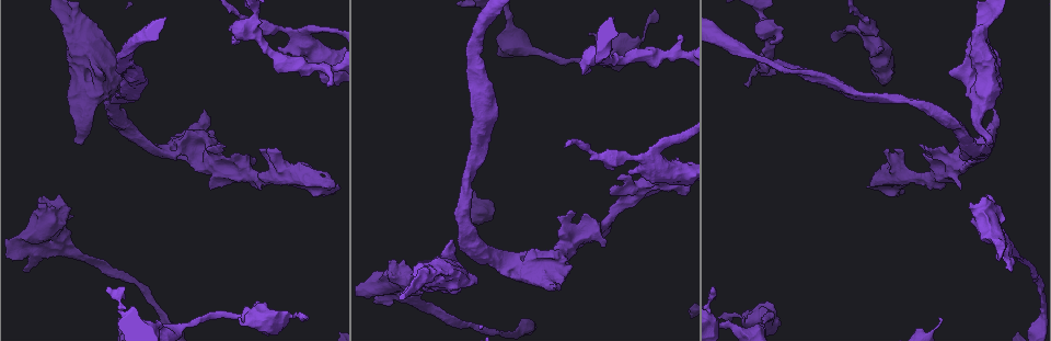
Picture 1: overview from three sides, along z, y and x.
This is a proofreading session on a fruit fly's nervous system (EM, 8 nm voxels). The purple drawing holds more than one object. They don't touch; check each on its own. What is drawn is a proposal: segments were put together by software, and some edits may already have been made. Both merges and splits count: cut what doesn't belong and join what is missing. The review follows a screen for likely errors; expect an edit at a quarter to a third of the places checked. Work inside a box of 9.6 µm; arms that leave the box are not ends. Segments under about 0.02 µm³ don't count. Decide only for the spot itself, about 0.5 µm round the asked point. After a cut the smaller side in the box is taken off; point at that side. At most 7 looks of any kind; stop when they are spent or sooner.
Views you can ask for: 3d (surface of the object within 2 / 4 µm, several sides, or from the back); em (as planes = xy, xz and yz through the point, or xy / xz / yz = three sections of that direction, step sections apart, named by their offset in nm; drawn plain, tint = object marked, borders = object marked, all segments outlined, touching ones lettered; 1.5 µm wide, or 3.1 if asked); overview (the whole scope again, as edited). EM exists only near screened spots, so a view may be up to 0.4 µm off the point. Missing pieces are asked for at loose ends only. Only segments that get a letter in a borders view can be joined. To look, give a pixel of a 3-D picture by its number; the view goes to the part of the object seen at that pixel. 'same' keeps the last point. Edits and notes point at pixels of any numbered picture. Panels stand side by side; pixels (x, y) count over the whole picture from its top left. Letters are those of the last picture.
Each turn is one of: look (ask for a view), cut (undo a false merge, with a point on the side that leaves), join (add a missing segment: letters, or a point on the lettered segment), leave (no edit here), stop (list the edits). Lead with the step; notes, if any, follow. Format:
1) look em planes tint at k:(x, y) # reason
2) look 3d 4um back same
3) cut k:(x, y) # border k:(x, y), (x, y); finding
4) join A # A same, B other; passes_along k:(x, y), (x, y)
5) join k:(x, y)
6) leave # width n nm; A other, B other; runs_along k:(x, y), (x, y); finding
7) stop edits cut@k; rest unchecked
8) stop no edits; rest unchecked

look 3d 4um at 1:(537, 251) # an open end

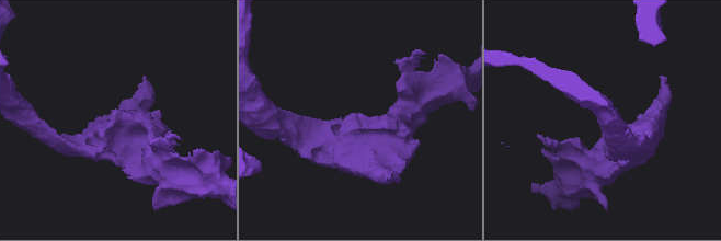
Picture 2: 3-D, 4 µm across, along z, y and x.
look em planes borders at 2:(358, 117)

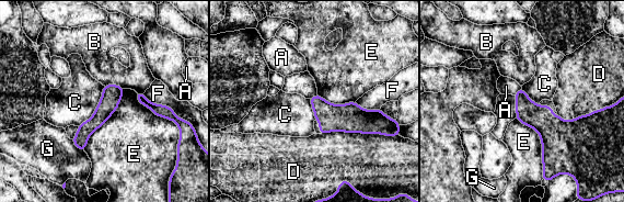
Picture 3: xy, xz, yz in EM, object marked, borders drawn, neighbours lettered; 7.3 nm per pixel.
leave # A other, B other, C other, D other, E other, F other, G other; none of them fits

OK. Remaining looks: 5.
look em planes borders at 1:(469, 168) # a fork

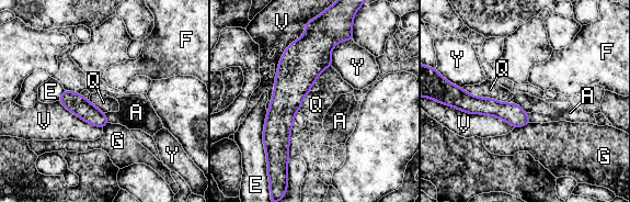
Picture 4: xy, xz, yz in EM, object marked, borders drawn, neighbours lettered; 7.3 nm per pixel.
leave # longest_contact V 700 nm; A other, E other, F other, G other, Q other, V other, Y other; runs_along 4:(306, 40), (279, 118), (281, 168); one neuron here

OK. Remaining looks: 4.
look 3d 4um back at 1:(988, 143) # an open end

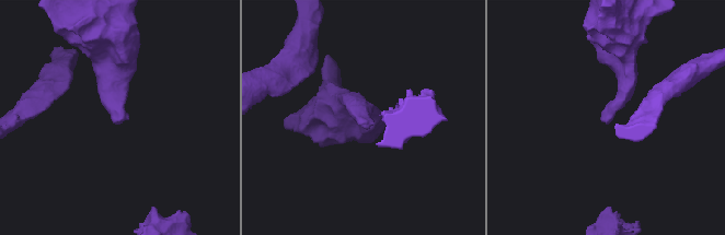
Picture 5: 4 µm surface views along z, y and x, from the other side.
look em xy step 4 borders at 5:(608, 122) # shape alone is not enough

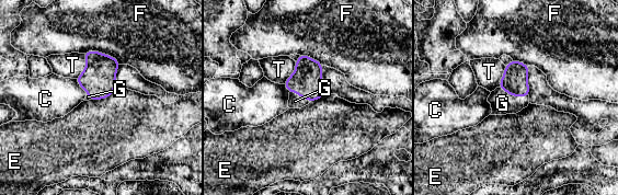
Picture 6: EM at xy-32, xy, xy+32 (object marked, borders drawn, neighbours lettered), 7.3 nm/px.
join G # C other, E other, F other, G same, T other; passes_along 6:(514, 81), (514, 95), (502, 103); the neuron continues

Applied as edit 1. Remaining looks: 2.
stop edits join@6; rest unchecked

